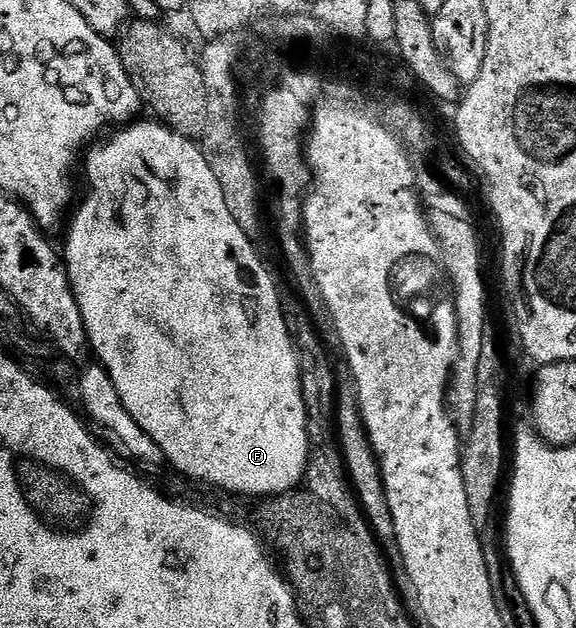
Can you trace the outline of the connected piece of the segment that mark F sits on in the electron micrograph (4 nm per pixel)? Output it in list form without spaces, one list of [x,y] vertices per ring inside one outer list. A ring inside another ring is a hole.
[[[144,120],[118,127],[110,140],[102,144],[94,143],[83,156],[85,201],[78,206],[77,216],[68,217],[69,233],[65,236],[63,263],[75,302],[79,302],[79,314],[83,314],[88,347],[98,356],[94,357],[101,367],[111,374],[111,382],[115,382],[115,390],[119,390],[119,398],[123,398],[127,414],[131,414],[131,418],[135,418],[135,422],[139,422],[139,426],[143,426],[143,430],[155,438],[166,461],[170,465],[173,463],[183,475],[202,480],[202,485],[220,488],[222,493],[244,497],[278,496],[292,492],[305,479],[311,449],[311,419],[301,392],[300,358],[284,321],[283,301],[277,293],[277,284],[265,269],[264,262],[257,257],[253,249],[254,241],[241,229],[239,222],[231,218],[219,178],[215,178],[211,166],[207,166],[207,158],[200,147],[190,137],[180,136],[160,122]]]

